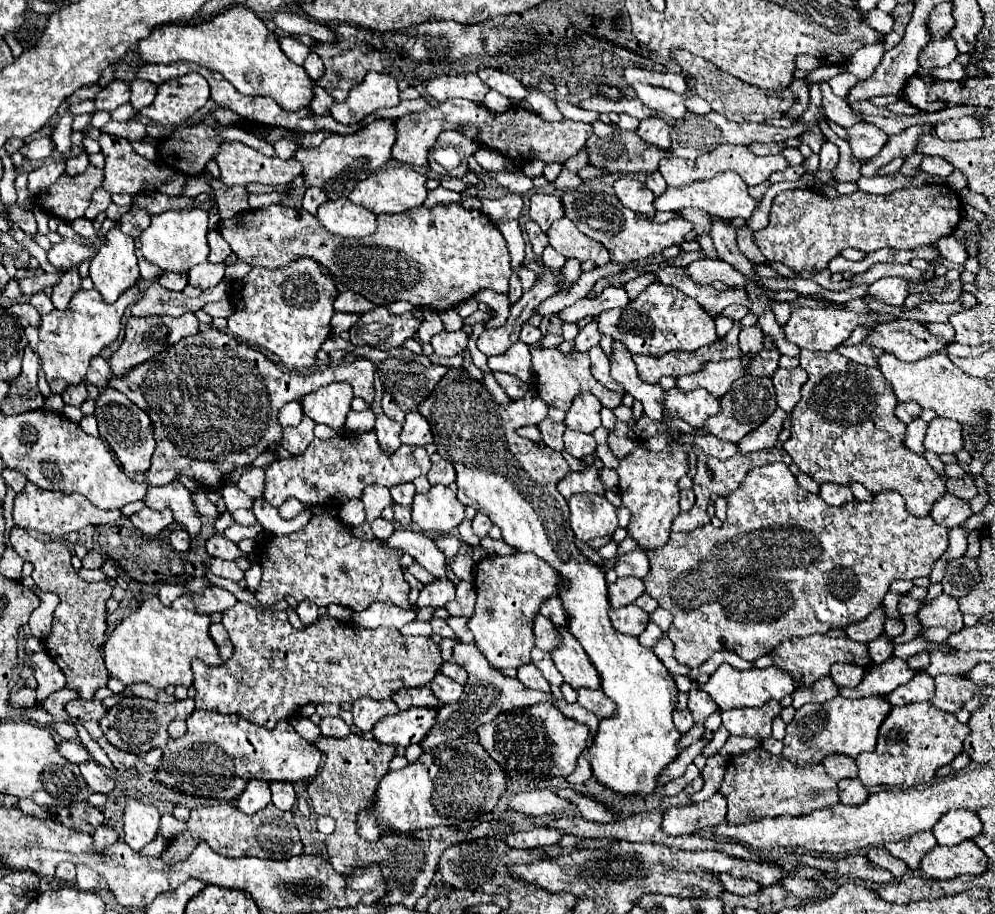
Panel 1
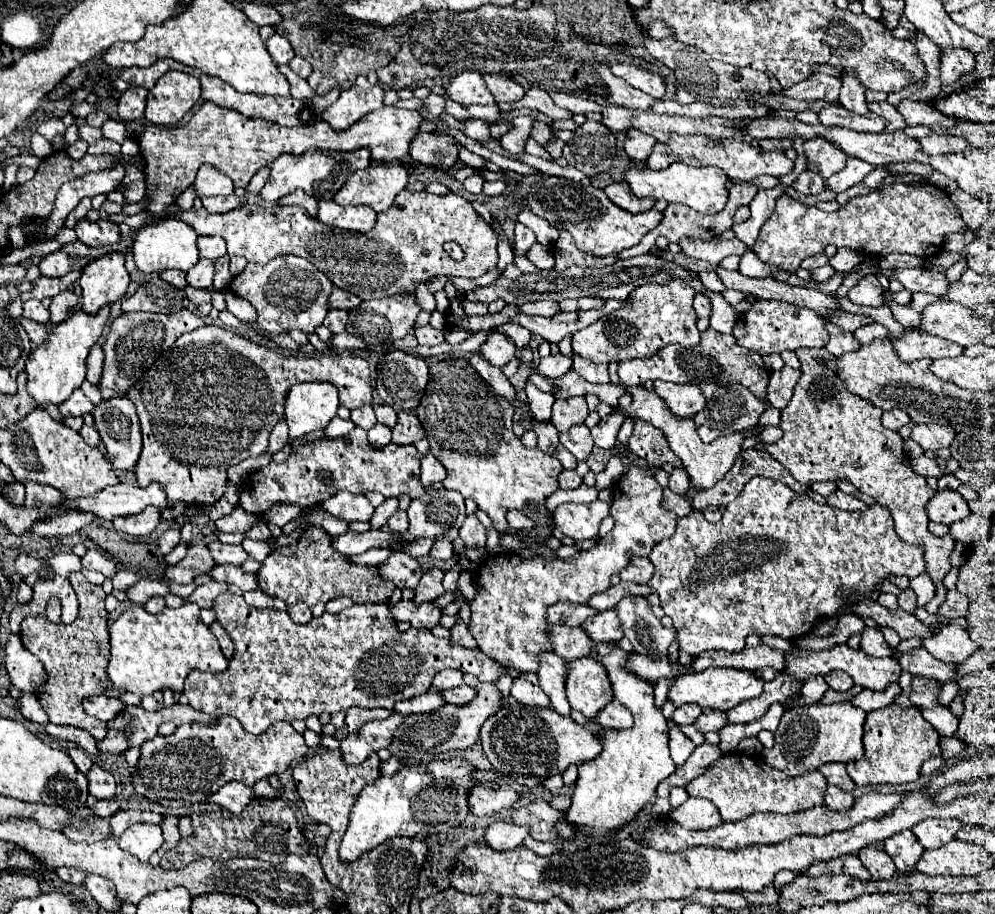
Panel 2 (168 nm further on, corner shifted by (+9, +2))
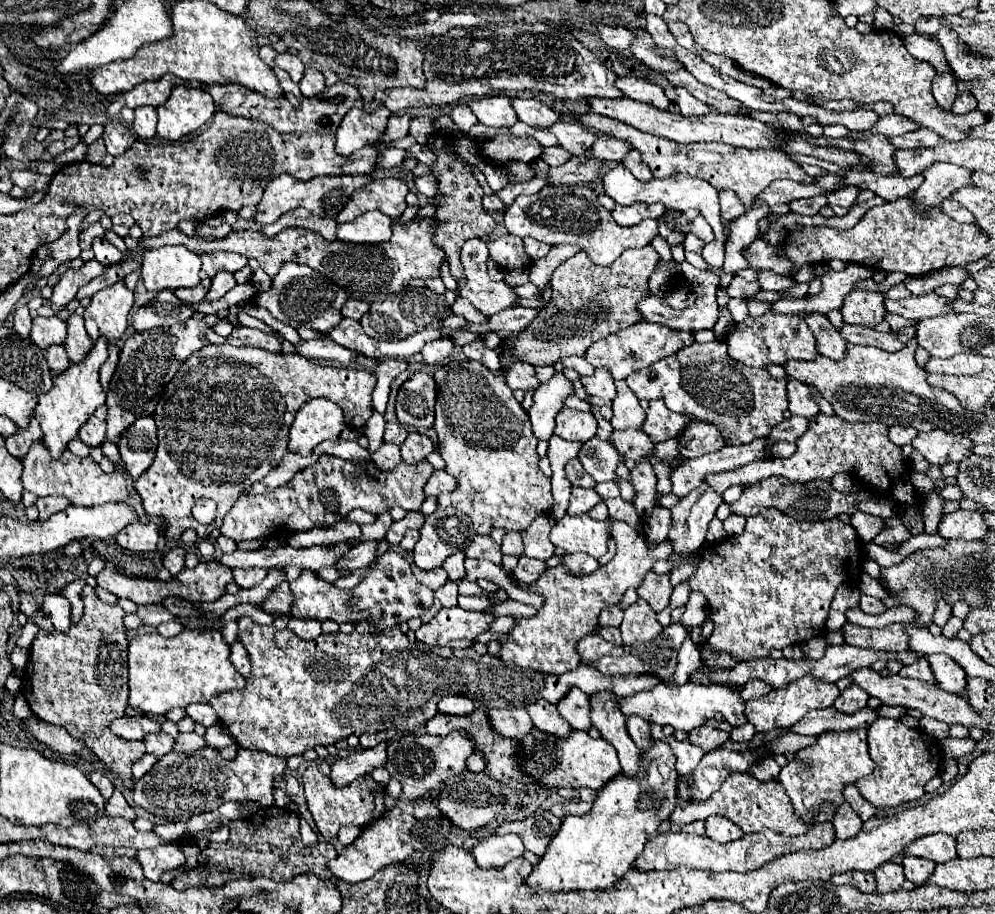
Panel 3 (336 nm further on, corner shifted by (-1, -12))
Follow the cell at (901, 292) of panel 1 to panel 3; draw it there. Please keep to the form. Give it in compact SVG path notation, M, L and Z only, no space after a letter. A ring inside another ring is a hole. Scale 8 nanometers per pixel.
M853 289L851 293L845 295L845 301L839 309L843 315L843 321L851 323L851 325L875 327L877 323L883 321L885 313L887 313L883 307L883 299L885 297L881 293Z

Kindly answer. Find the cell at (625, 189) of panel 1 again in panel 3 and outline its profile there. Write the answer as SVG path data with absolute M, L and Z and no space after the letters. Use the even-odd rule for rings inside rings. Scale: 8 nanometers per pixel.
M635 203L629 207L617 205L613 209L613 219L623 225L623 227L631 227L635 223L639 223L641 219L657 219L661 217L665 211L663 203L653 203L653 205L645 205L645 203Z

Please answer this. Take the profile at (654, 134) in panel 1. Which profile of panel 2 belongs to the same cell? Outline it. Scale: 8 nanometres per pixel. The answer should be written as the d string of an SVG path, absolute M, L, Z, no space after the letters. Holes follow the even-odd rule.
M629 129L627 131L627 139L625 139L625 153L629 159L637 159L637 161L645 161L653 149L653 145L657 143L657 139L653 135L645 135L637 129Z

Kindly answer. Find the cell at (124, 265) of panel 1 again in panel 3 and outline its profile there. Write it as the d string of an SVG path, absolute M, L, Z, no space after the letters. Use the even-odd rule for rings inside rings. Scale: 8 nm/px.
M123 281L97 291L83 313L87 335L93 341L97 341L99 337L105 337L109 343L119 341L127 329L127 315L131 307L133 291L129 291Z

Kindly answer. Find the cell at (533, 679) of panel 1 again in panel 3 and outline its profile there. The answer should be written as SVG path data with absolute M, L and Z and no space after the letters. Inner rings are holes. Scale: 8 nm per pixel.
M539 699L539 703L533 703L527 711L529 711L529 715L531 715L531 719L539 731L561 737L561 739L571 733L569 723L559 715L557 707L547 703L545 699Z

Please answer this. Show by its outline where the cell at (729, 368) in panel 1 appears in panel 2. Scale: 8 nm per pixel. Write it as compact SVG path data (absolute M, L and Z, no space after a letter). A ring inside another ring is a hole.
M655 381L655 393L663 397L669 409L673 409L673 413L679 413L679 417L693 417L707 405L701 387L695 383L677 385L677 383Z

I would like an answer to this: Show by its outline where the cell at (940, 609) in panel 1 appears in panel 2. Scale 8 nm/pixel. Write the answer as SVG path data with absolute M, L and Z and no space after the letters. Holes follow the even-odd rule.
M955 589L947 591L945 601L941 603L937 615L943 619L955 619L965 617L968 611L969 600L964 595L959 595Z

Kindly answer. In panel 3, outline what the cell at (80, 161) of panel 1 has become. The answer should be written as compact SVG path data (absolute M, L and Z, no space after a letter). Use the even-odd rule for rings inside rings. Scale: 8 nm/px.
M97 139L97 141L89 147L89 151L87 151L87 161L89 161L89 163L101 163L105 155L107 155L105 143L103 143L103 139Z

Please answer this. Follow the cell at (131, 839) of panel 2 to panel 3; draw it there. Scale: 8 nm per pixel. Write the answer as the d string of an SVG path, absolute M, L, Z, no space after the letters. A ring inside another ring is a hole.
M159 845L153 849L139 849L137 861L143 867L143 873L149 881L159 881L161 873L185 865L185 855L177 845Z

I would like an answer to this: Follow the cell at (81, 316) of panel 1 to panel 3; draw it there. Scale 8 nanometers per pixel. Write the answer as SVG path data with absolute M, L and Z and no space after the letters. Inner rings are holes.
M99 339L91 353L79 365L71 365L63 375L53 379L53 389L47 395L39 397L35 407L35 419L39 421L45 433L45 447L51 451L53 459L59 459L61 453L67 449L69 441L77 437L79 429L87 423L87 419L95 413L97 407L105 403L105 393L99 385L99 367L107 359L107 341Z

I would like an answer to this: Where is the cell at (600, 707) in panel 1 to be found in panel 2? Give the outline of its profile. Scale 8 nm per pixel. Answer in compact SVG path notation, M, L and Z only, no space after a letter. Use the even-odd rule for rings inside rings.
M611 701L607 703L599 713L597 717L593 719L597 725L601 727L611 727L611 729L625 729L625 727L631 727L633 725L633 715L619 703L619 701Z

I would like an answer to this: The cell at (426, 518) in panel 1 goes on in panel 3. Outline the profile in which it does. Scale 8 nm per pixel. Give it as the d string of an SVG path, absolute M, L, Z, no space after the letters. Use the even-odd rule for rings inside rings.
M439 509L427 515L419 533L421 537L413 549L413 555L415 565L421 571L441 567L449 555L465 551L475 537L469 515L455 509Z

